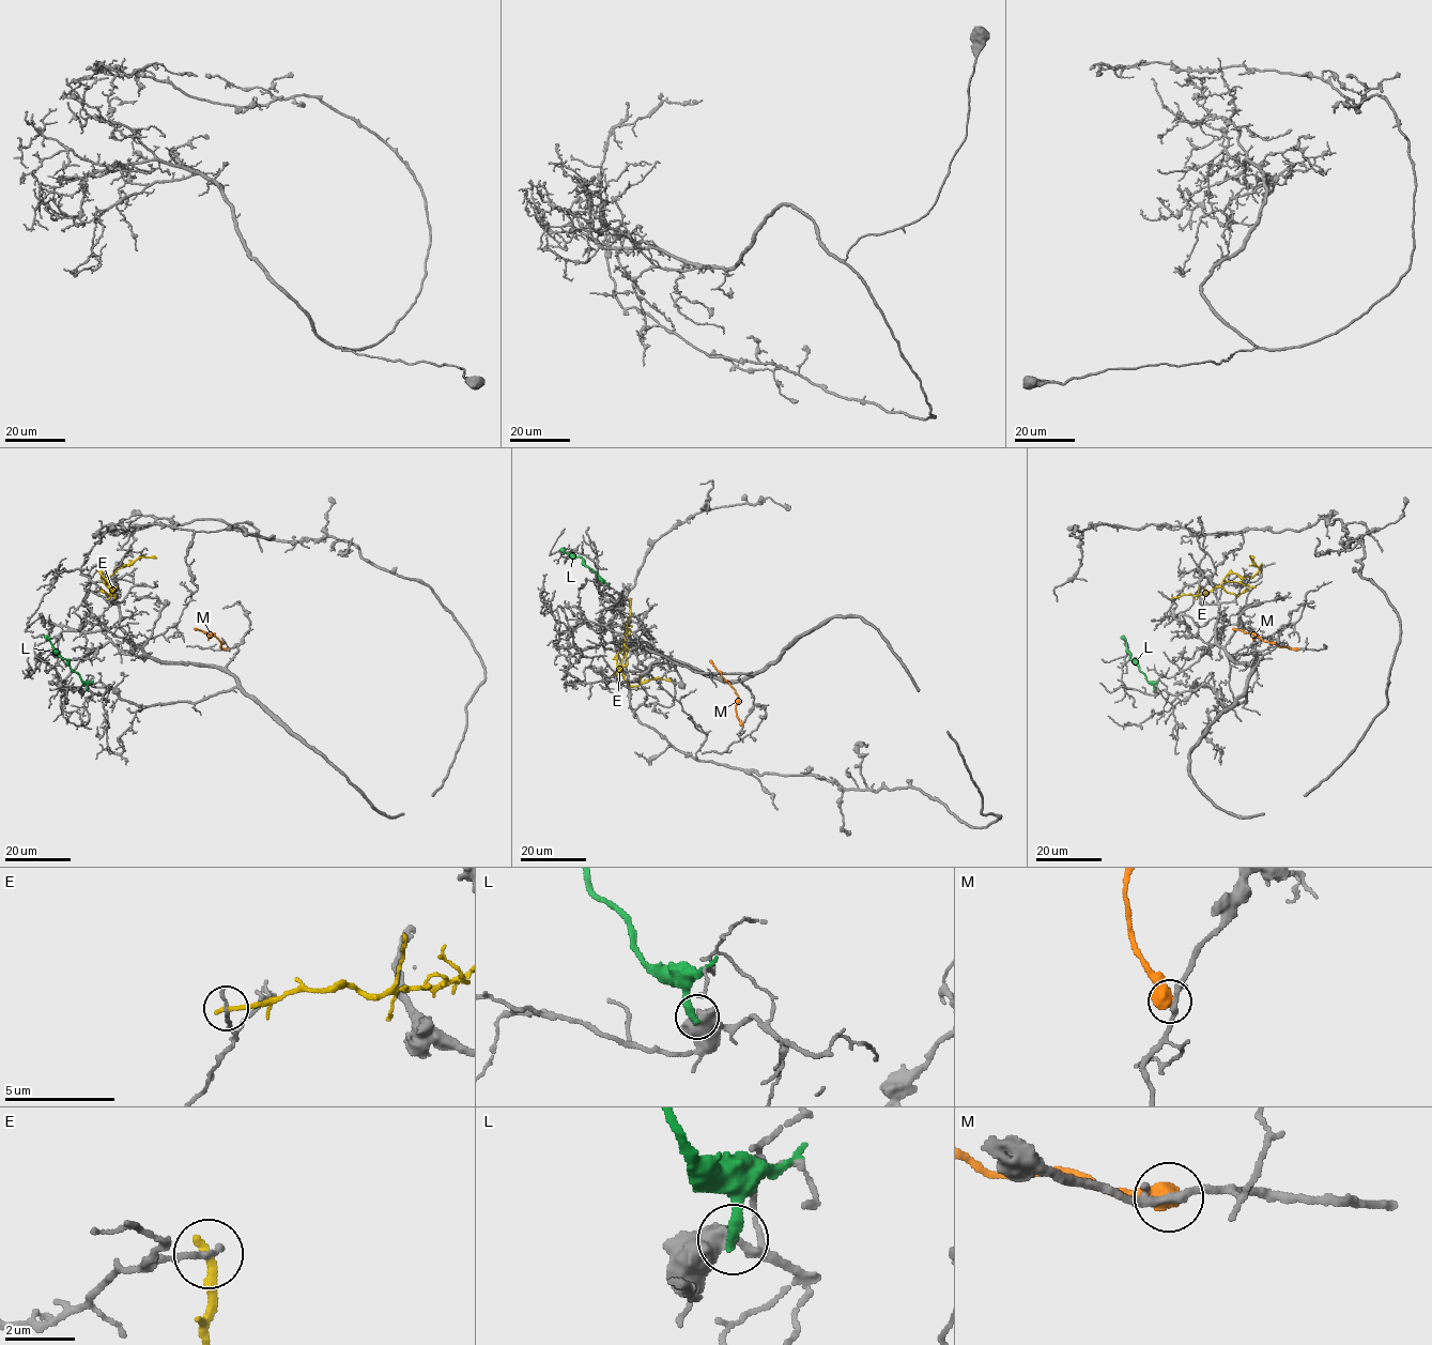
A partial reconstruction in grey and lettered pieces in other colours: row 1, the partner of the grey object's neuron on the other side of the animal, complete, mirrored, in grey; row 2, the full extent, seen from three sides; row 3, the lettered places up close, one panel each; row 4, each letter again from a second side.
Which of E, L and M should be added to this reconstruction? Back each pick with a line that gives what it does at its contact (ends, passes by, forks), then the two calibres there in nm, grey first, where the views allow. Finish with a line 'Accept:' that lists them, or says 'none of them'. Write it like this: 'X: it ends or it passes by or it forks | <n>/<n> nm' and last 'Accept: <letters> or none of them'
Accept: none of them

